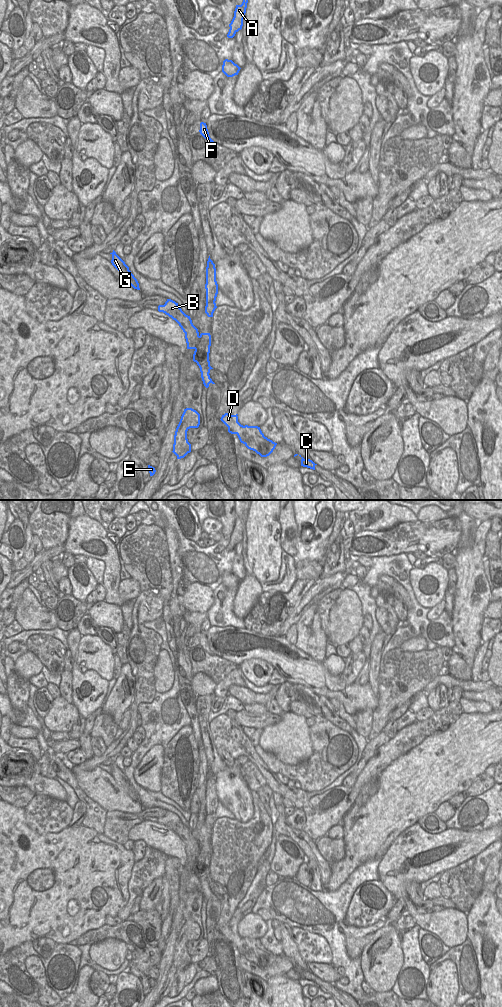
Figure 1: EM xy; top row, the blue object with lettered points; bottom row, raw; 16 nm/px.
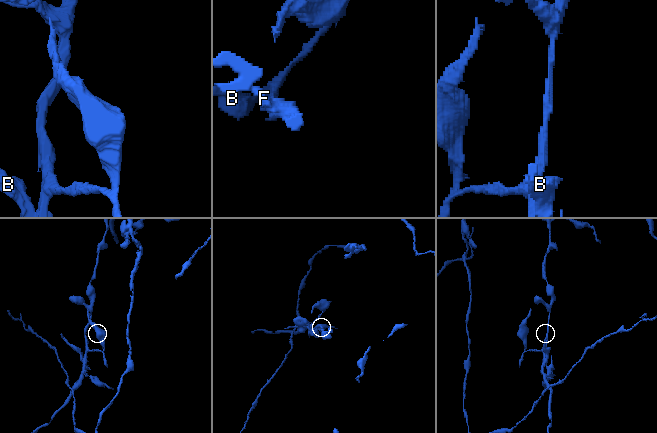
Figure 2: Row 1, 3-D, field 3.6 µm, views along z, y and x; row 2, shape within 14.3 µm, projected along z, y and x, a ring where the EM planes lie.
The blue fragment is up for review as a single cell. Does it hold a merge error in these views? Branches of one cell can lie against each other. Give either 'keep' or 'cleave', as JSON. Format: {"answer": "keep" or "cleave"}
{"answer": "cleave"}

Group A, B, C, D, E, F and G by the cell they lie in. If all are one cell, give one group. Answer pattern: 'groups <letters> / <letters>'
groups A E F / B C D G

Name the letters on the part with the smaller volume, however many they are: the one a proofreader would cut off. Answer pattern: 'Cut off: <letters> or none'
Cut off: B, C, D, G

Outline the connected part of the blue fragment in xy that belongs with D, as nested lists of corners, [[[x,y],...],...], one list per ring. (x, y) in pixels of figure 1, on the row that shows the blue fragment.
[[[225,413],[220,420],[228,427],[228,432],[236,434],[240,442],[248,449],[255,451],[261,457],[269,456],[275,449],[277,443],[265,437],[260,427],[241,425],[238,422],[237,415]]]

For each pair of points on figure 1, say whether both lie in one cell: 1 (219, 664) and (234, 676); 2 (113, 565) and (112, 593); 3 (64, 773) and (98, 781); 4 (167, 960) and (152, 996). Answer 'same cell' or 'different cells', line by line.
1: different cells
2: same cell
3: different cells
4: same cell

